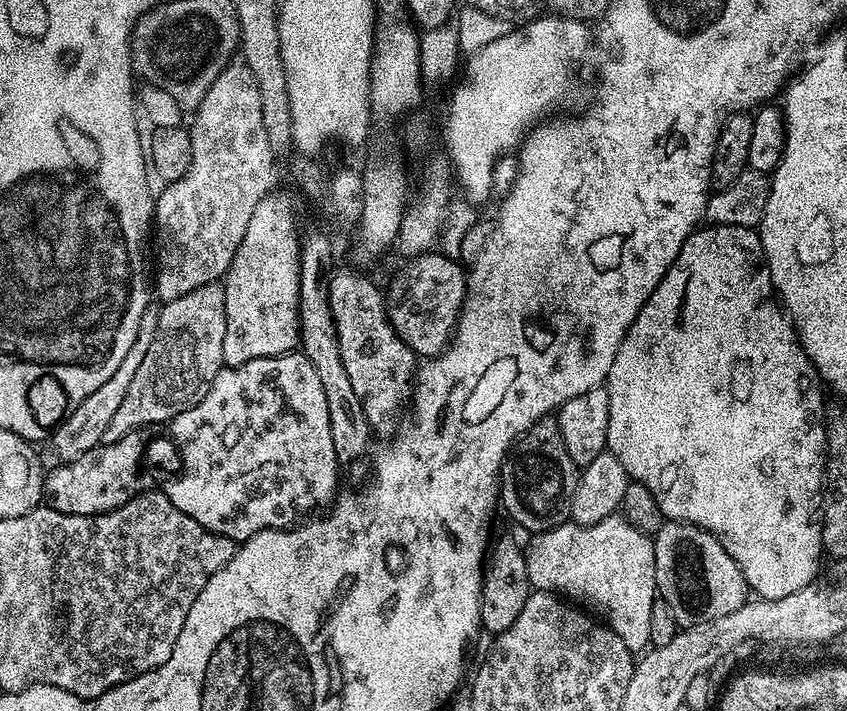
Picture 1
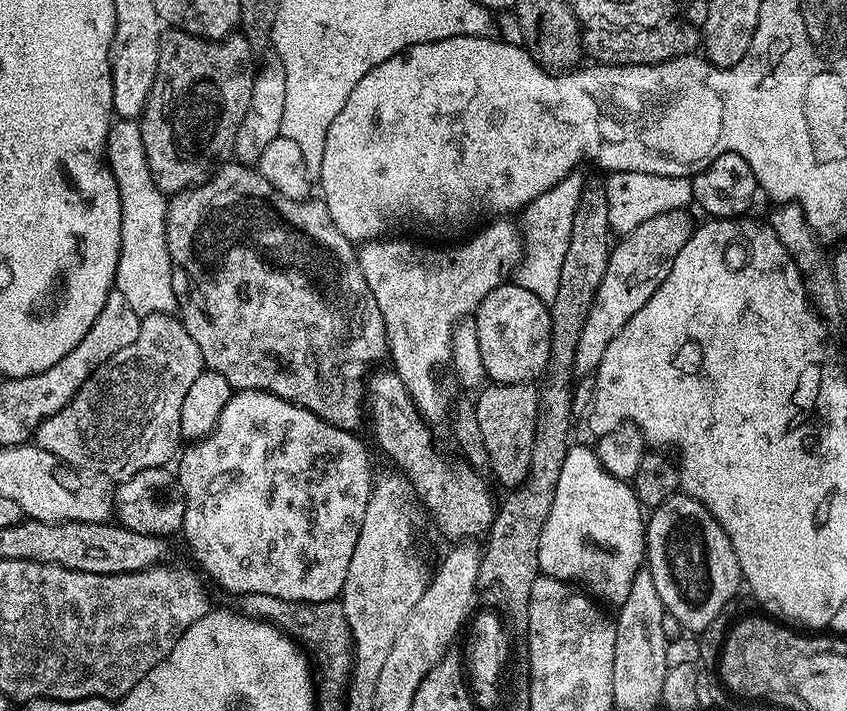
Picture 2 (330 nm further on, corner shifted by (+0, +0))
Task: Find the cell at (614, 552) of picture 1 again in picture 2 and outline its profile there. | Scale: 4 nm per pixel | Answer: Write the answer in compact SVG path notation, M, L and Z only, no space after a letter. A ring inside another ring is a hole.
M576 443L569 447L566 462L562 462L562 474L558 474L554 506L550 506L546 526L542 526L538 542L538 562L543 575L579 586L591 593L597 601L613 606L626 602L626 594L630 594L634 578L645 567L646 516L640 500L636 497L635 487L627 480L619 480L610 475L600 464L595 447L588 445L587 448L584 444Z

